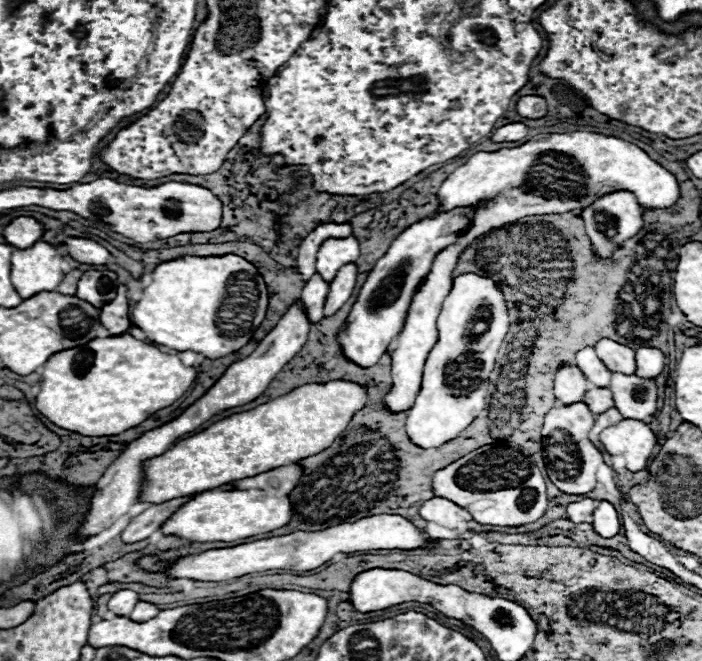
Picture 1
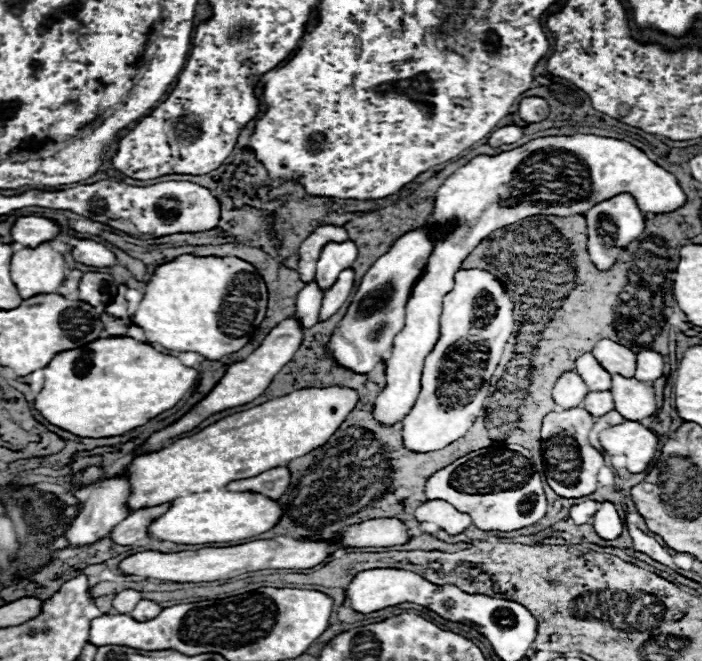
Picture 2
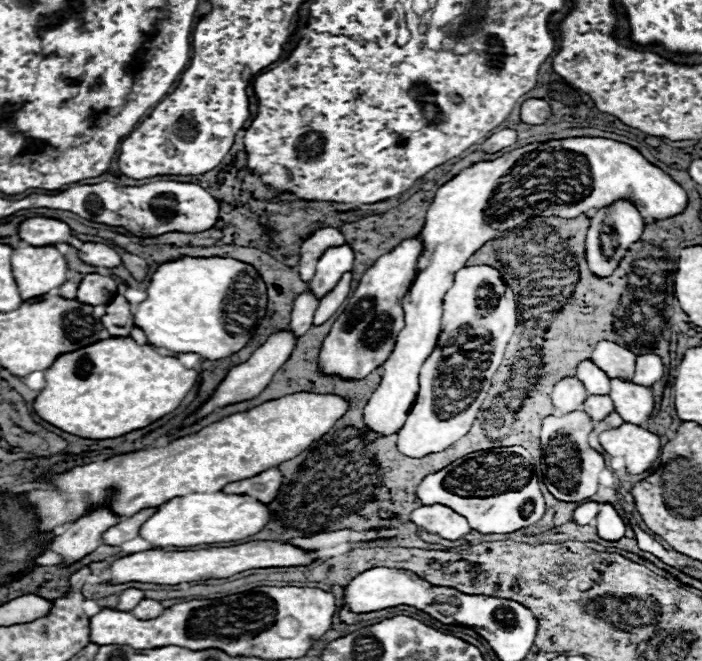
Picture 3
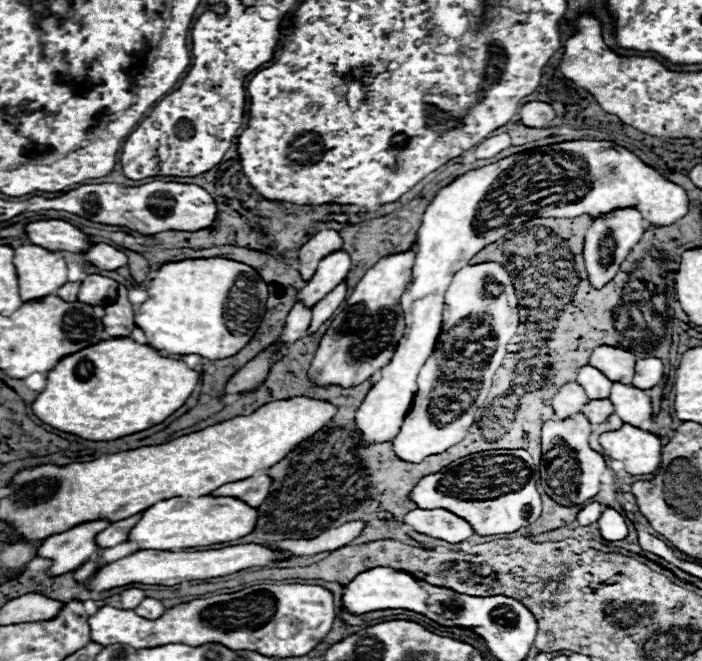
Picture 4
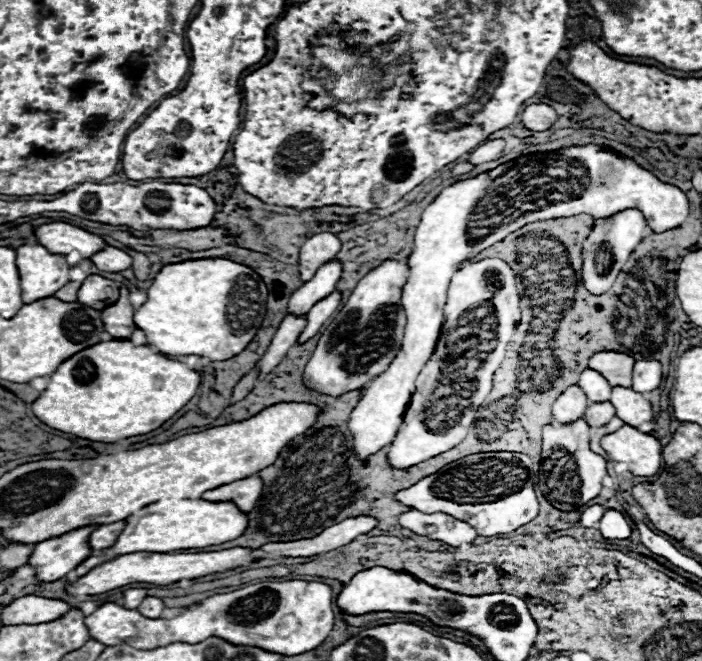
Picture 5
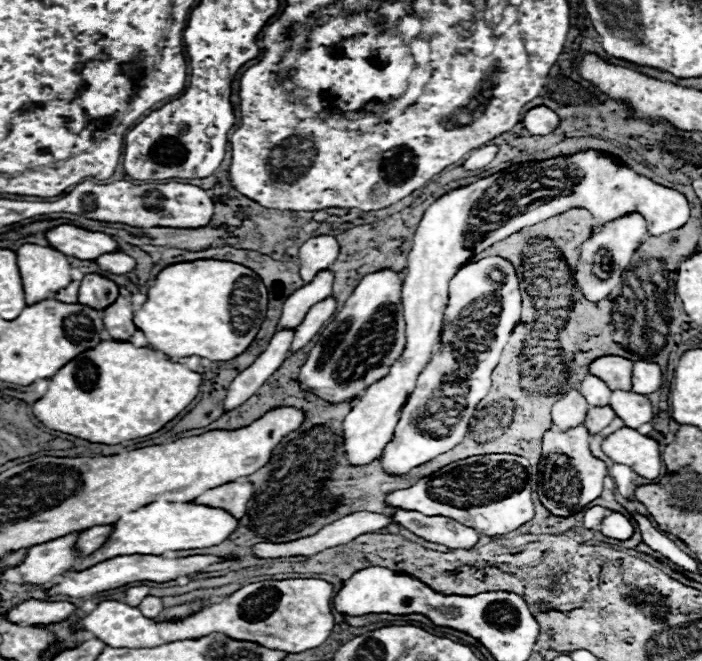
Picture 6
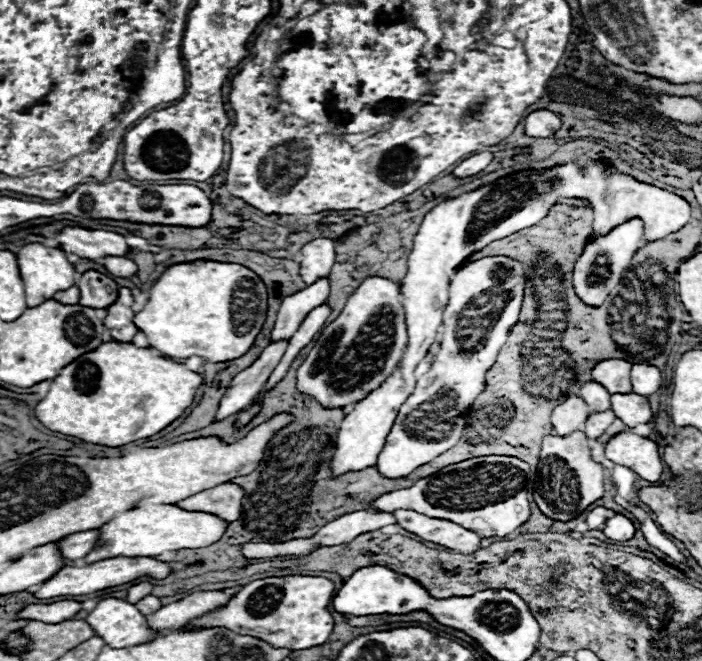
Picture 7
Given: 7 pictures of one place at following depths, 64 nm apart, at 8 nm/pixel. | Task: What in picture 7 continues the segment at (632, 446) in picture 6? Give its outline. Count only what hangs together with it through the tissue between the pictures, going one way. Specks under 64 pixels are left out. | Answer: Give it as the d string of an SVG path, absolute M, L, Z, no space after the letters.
M620 432L606 444L606 458L618 466L626 466L640 478L656 484L660 482L664 462L658 444L634 432Z

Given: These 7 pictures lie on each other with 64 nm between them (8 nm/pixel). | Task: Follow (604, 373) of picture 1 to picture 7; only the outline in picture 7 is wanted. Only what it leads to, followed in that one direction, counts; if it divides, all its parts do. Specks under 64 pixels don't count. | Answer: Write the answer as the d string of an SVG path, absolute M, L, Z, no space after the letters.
M590 380L580 388L580 398L588 404L590 412L604 412L610 408L610 394L604 386Z

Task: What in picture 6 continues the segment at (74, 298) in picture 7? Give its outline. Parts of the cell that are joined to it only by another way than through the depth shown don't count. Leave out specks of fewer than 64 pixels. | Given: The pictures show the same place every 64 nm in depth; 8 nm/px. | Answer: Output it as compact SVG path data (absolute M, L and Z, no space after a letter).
M72 282L68 288L56 292L54 298L60 302L66 302L66 304L76 304L78 302L78 282Z

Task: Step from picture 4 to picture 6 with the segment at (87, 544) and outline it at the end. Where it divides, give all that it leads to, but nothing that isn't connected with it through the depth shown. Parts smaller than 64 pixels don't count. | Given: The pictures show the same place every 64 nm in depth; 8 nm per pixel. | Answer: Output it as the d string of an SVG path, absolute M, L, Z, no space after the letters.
M72 532L72 536L62 536L38 546L32 546L22 560L22 564L14 566L14 570L20 572L24 584L36 584L46 586L56 582L66 570L70 570L76 562L76 554L72 552L72 546L76 542L78 532Z

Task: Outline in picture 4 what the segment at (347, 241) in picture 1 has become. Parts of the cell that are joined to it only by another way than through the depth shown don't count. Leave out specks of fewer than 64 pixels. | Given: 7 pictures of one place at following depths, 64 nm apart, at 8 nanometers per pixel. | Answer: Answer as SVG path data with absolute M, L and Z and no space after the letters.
M338 250L338 252L328 254L324 260L320 260L316 274L298 292L296 300L302 302L306 308L312 308L346 278L348 270L350 270L350 256L346 252Z

